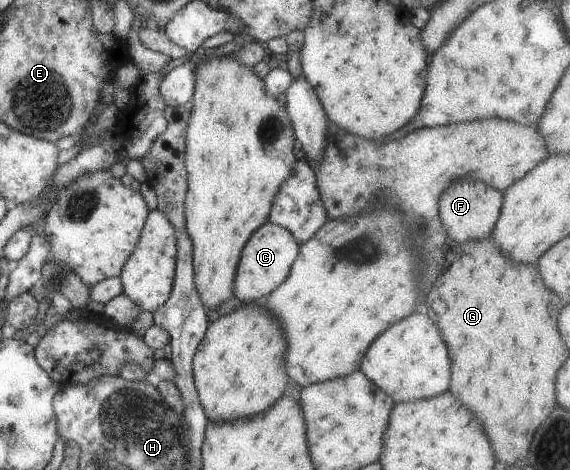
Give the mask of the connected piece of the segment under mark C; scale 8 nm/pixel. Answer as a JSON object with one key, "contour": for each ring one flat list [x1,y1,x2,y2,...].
{"contour":[[265,221,250,234,250,238,240,252,236,274,234,274,234,286,232,286,234,297,242,302,255,303,272,292,288,276,290,266,298,254,298,248,299,243,288,230]]}

